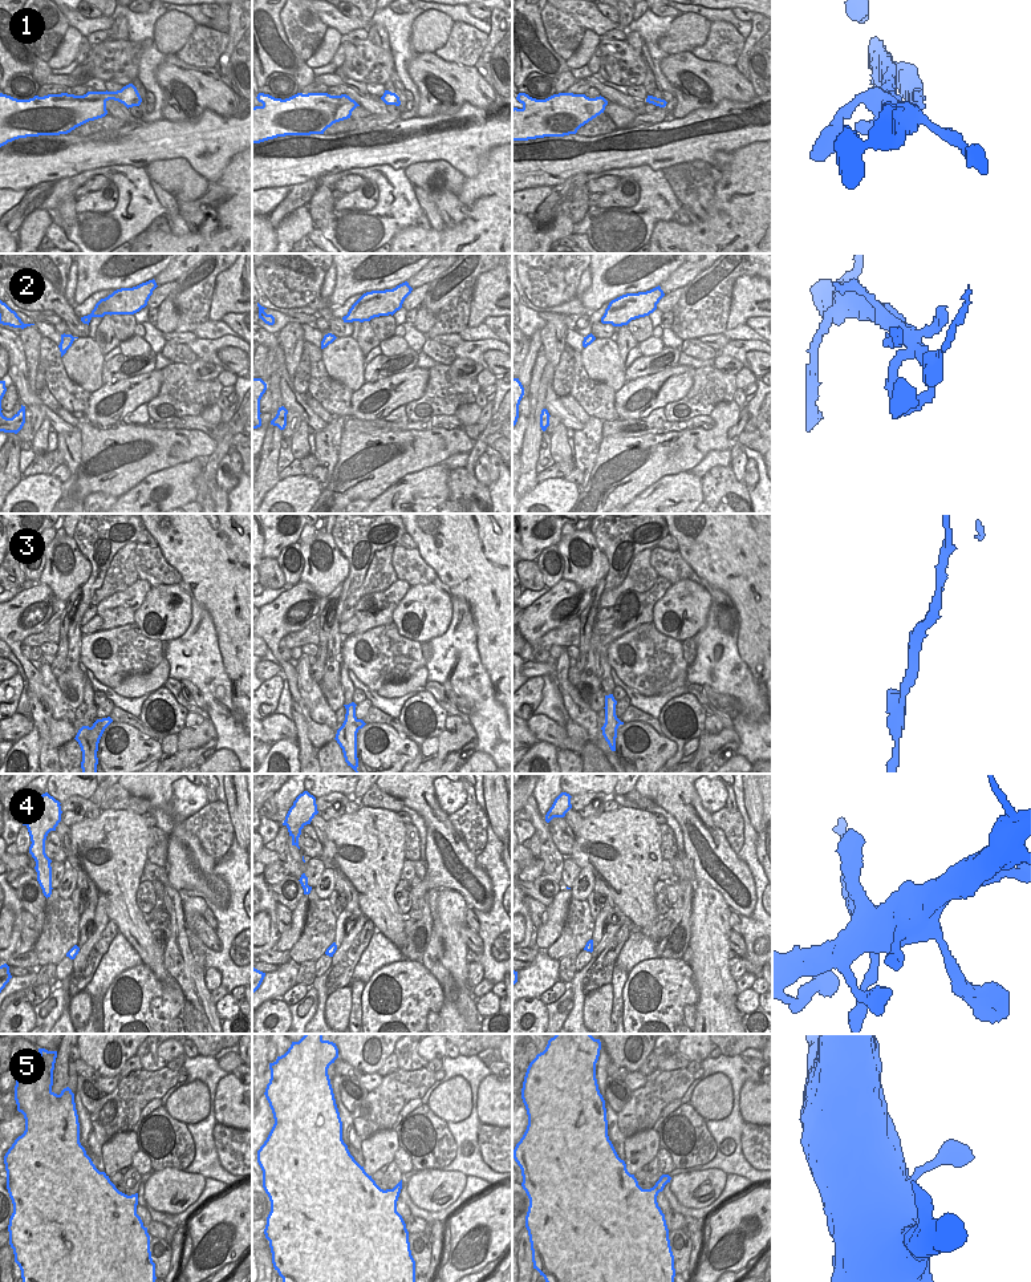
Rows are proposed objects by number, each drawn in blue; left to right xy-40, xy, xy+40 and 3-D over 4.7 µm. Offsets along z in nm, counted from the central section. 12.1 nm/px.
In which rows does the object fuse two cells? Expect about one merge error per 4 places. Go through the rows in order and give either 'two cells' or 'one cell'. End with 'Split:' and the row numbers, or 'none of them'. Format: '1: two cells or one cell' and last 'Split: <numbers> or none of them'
1: one cell
2: one cell
3: one cell
4: two cells
5: one cell
Split: 4

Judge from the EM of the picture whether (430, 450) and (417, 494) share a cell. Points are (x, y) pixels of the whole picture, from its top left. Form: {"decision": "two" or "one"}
{"decision": "two"}

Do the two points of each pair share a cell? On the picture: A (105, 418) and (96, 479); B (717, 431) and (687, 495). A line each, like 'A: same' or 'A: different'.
A: different
B: different

